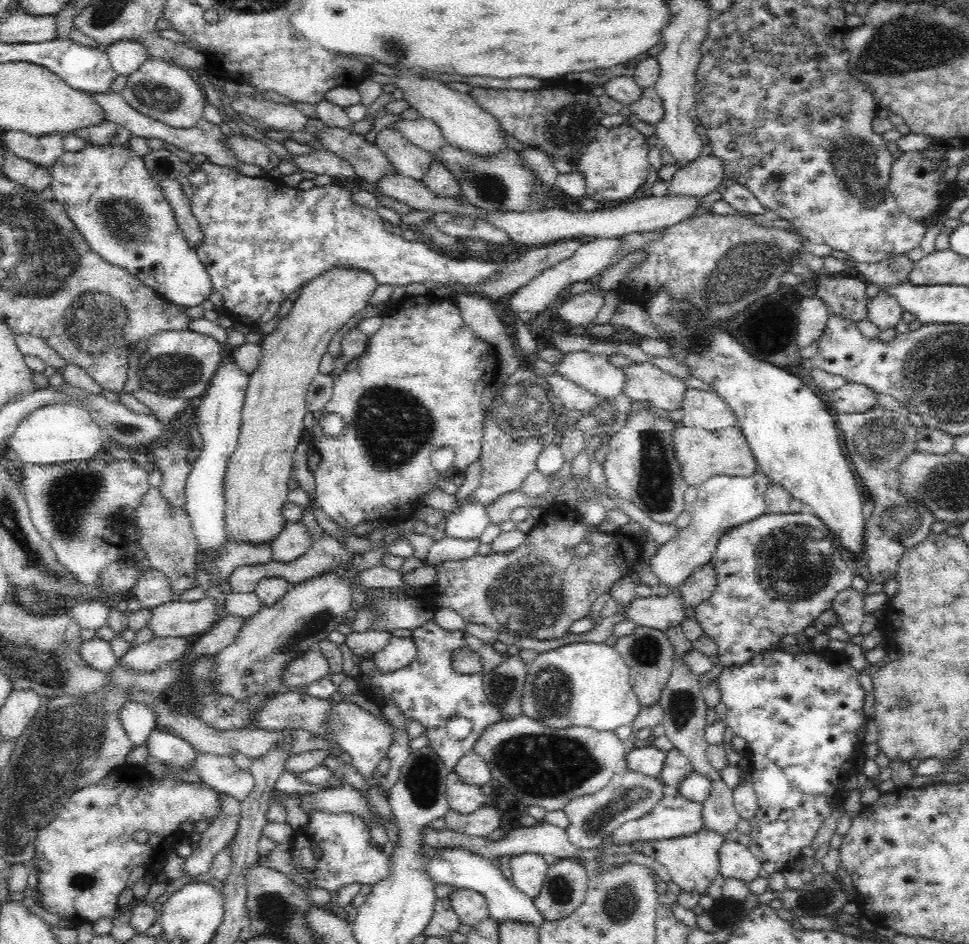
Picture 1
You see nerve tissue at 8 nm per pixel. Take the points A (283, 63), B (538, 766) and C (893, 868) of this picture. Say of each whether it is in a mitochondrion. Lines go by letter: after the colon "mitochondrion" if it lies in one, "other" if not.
A: other
B: mitochondrion
C: other

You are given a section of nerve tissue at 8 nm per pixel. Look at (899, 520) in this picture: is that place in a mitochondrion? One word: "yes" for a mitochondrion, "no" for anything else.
yes

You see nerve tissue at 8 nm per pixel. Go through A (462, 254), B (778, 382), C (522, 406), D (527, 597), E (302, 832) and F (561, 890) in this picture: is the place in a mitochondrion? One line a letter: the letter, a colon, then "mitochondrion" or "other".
A: other
B: other
C: mitochondrion
D: mitochondrion
E: other
F: mitochondrion

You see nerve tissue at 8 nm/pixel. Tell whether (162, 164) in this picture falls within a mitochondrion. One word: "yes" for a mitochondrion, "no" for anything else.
yes

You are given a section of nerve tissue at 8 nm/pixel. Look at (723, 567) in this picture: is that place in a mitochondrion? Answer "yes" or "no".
no

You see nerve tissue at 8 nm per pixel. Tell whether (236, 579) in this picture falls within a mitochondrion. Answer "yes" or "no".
no

